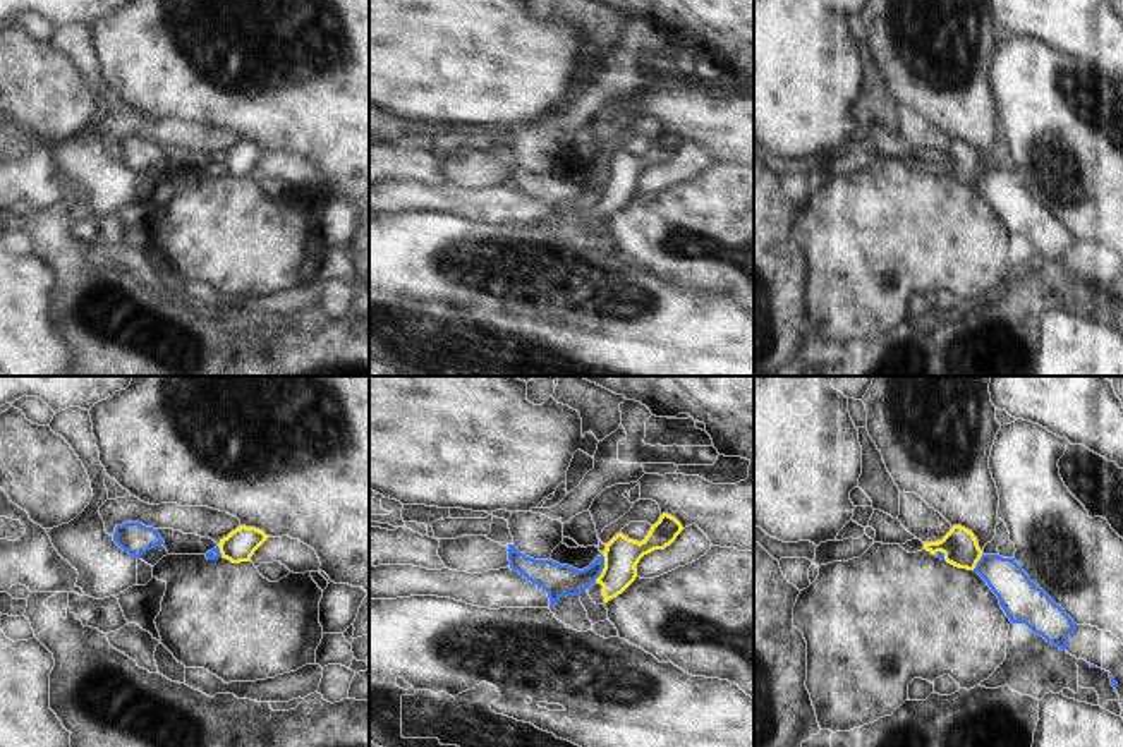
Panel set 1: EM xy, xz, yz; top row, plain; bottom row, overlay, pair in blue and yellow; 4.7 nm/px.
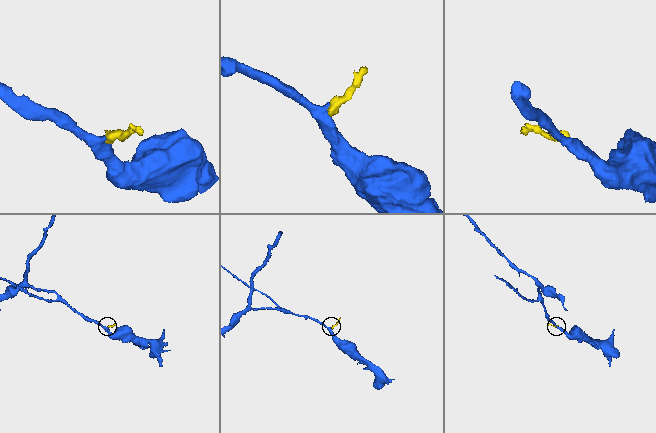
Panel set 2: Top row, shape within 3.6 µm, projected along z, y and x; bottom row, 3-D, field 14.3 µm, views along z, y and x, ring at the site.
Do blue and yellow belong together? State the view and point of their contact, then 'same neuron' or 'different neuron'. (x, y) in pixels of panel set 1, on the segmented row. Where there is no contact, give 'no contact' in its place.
xz (603, 567) | different neuron

